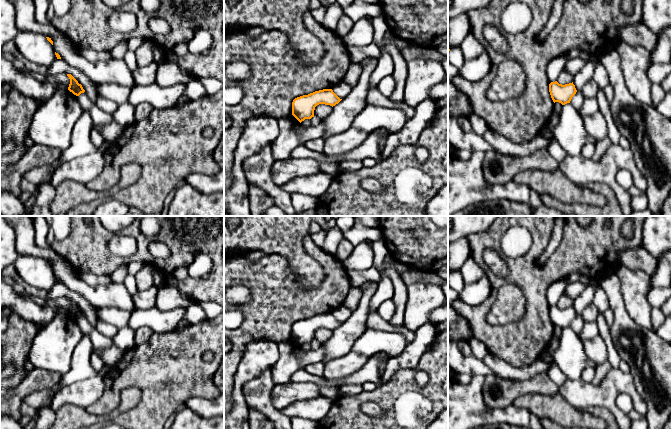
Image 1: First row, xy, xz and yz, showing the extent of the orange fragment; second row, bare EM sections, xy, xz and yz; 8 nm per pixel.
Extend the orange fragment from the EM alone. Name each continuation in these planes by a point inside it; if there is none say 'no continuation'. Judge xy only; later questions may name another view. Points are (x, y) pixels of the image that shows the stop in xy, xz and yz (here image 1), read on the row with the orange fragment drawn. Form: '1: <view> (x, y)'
no continuation

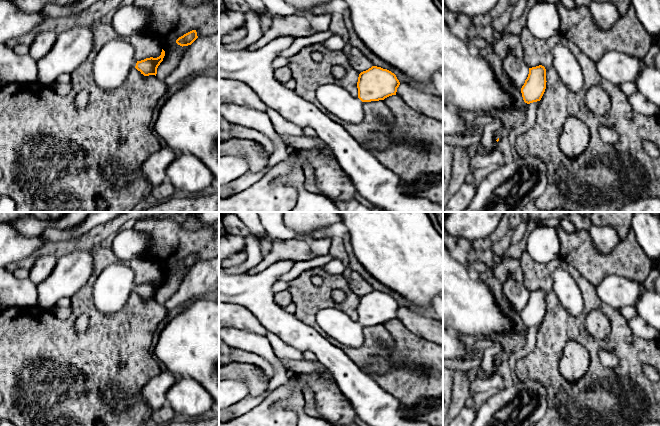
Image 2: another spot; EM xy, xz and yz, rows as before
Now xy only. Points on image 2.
1: xy (112, 64)

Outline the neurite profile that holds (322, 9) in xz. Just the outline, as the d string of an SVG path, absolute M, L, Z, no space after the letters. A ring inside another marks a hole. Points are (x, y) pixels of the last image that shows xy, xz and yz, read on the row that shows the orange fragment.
M328 4L328 5L317 6L313 8L311 11L296 11L295 14L298 16L303 16L310 19L311 17L317 16L317 15L325 15L330 12L331 11L329 9L329 4Z

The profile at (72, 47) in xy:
M75 26L63 31L51 50L37 60L39 83L51 85L63 73L72 74L85 62L93 47L92 28Z

